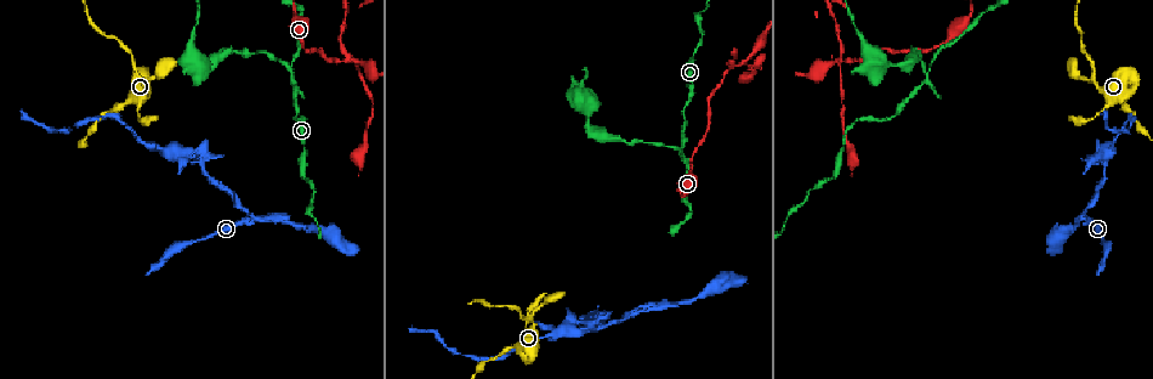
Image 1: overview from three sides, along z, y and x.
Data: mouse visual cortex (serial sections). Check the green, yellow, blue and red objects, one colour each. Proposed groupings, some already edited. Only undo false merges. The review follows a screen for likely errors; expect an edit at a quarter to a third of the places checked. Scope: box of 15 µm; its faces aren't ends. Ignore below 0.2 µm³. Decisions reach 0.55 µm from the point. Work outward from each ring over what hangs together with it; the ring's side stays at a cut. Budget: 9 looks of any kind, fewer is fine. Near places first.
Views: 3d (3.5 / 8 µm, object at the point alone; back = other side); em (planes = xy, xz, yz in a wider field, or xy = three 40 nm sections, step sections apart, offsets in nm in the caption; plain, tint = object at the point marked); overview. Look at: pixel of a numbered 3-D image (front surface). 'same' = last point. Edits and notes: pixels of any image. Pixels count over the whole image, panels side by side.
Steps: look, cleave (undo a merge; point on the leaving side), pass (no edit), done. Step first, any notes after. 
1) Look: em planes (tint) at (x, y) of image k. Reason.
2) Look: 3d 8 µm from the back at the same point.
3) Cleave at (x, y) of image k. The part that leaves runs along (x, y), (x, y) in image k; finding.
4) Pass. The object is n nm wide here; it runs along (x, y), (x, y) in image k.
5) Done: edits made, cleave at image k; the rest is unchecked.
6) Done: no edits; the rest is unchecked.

Look: 3d 3.5 µm from the back at (509, 350) of image 1. A narrow waist.

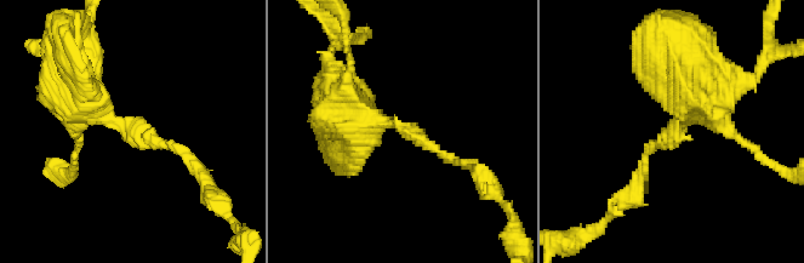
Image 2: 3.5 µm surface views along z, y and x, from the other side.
Look: em xy step 2 (tint) at (681, 124) of image 2. The arms are 150, 500 nm wide.

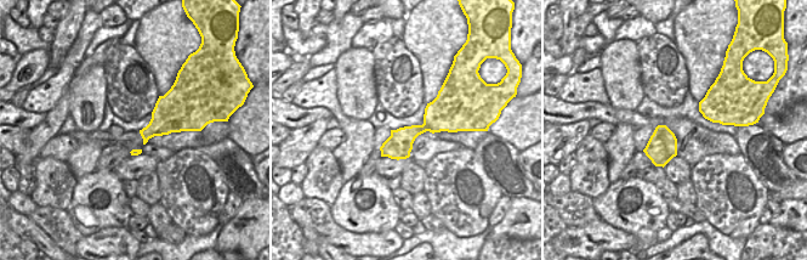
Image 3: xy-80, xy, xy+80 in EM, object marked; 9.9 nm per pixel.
Pass. It runs along (73, 70), (92, 107), (188, 155) in image 2; continuous, no second cell.

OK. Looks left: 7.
Look: 3d 3.5 µm from the back at (255, 219) of image 1. A fork.

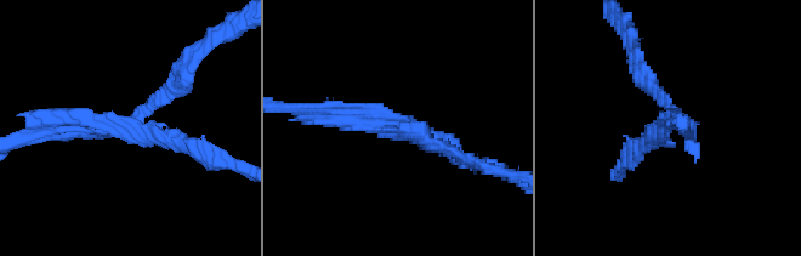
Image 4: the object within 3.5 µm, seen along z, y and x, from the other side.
Look: em planes (tint) at (402, 130) of image 4. Shape alone is not enough.

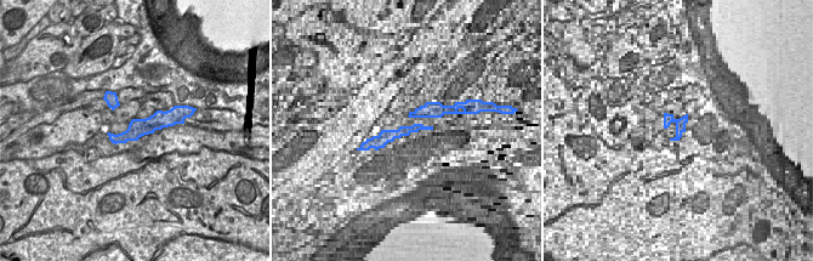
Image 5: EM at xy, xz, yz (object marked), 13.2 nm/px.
Cleave at (164, 98) of image 4. The object is 260 nm wide here; the part that leaves runs along (137, 117), (177, 87), (204, 46) in image 4; two cells meet here.

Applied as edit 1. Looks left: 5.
Look: 3d 8 µm at (293, 76) of image 1. Branch point.

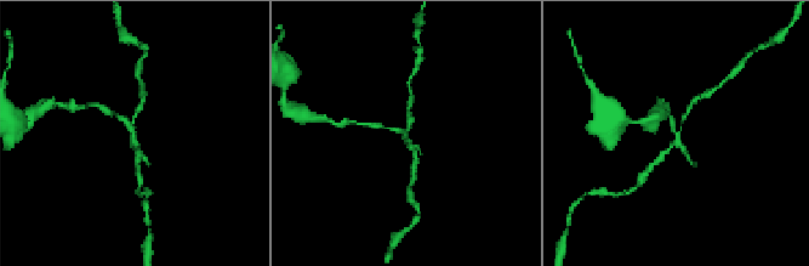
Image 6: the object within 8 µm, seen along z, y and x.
Look: em xy step 5 (tint) at (134, 136) of image 6.

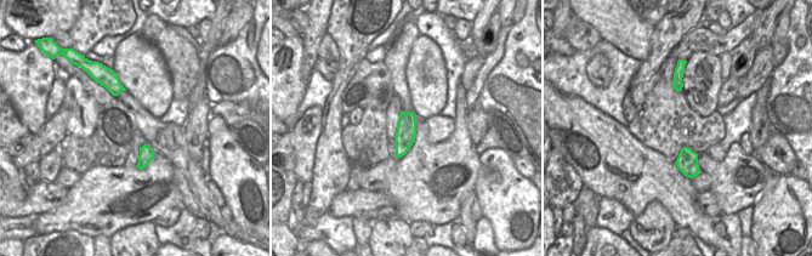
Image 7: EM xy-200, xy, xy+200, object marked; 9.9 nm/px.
Cleave at (120, 118) of image 6. The part that leaves runs along (134, 139), (124, 118), (100, 107) in image 6; two cells meet here.

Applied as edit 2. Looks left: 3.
Done: edits made, cleave at image 4, cleave at image 6; the rest is unchecked.

